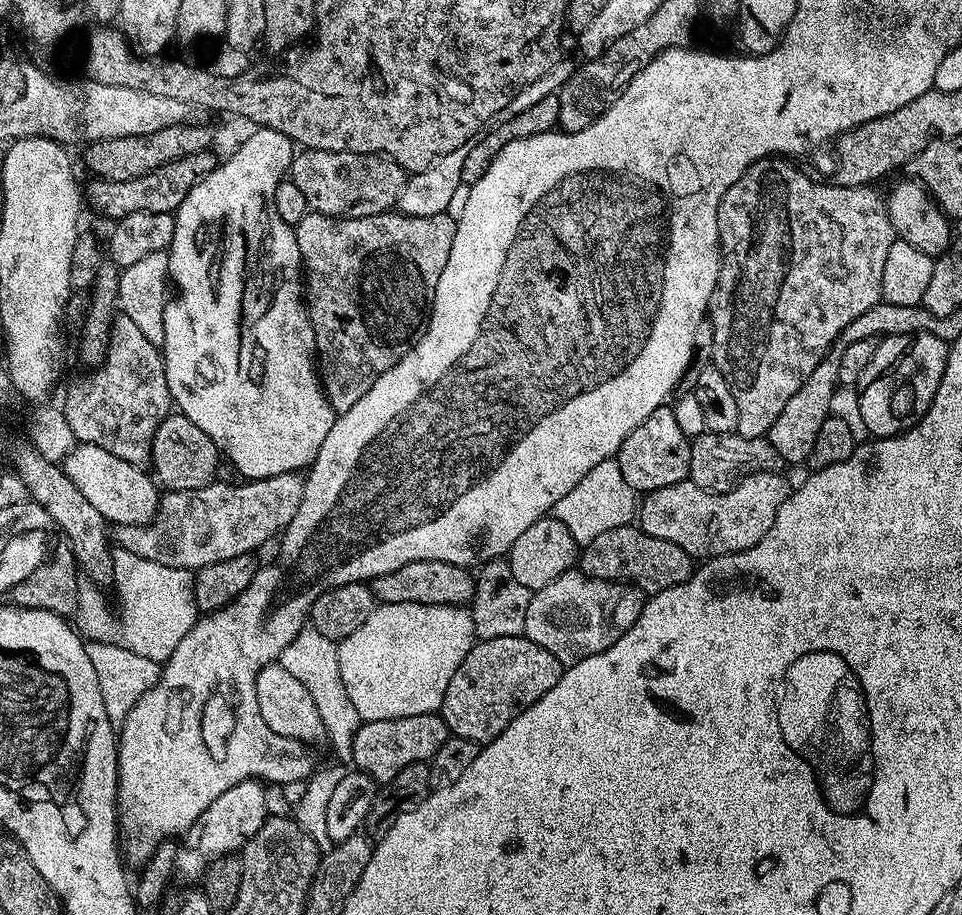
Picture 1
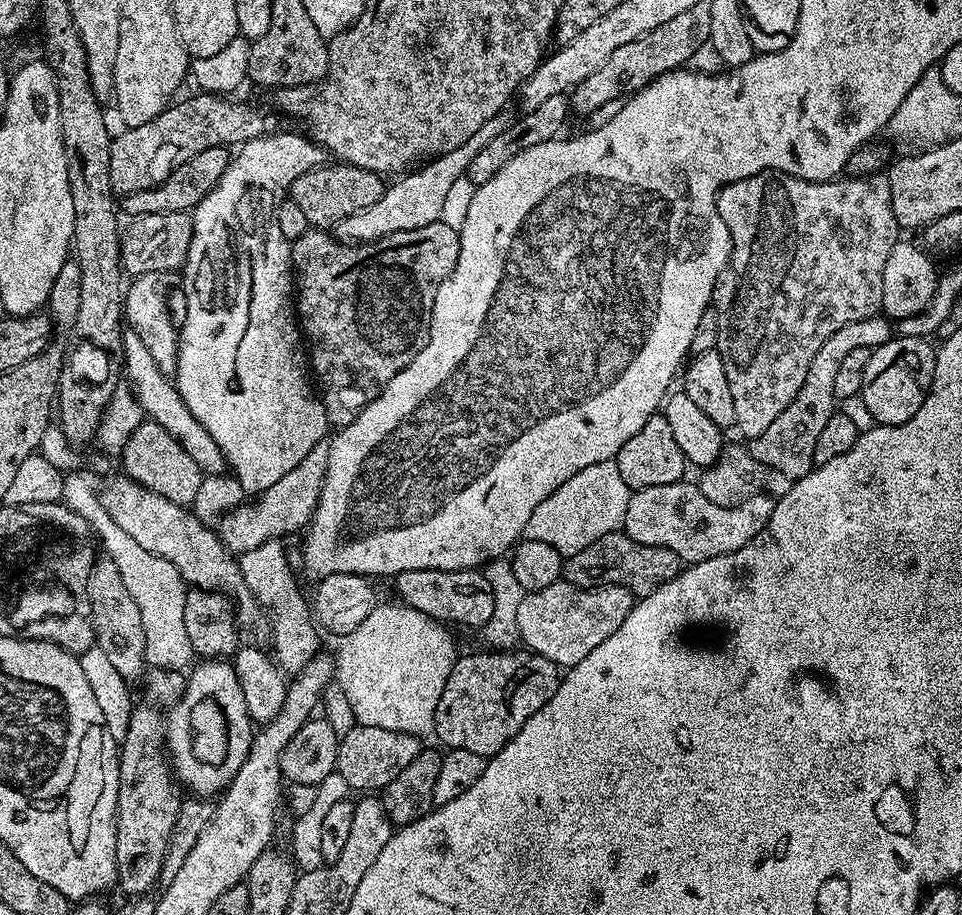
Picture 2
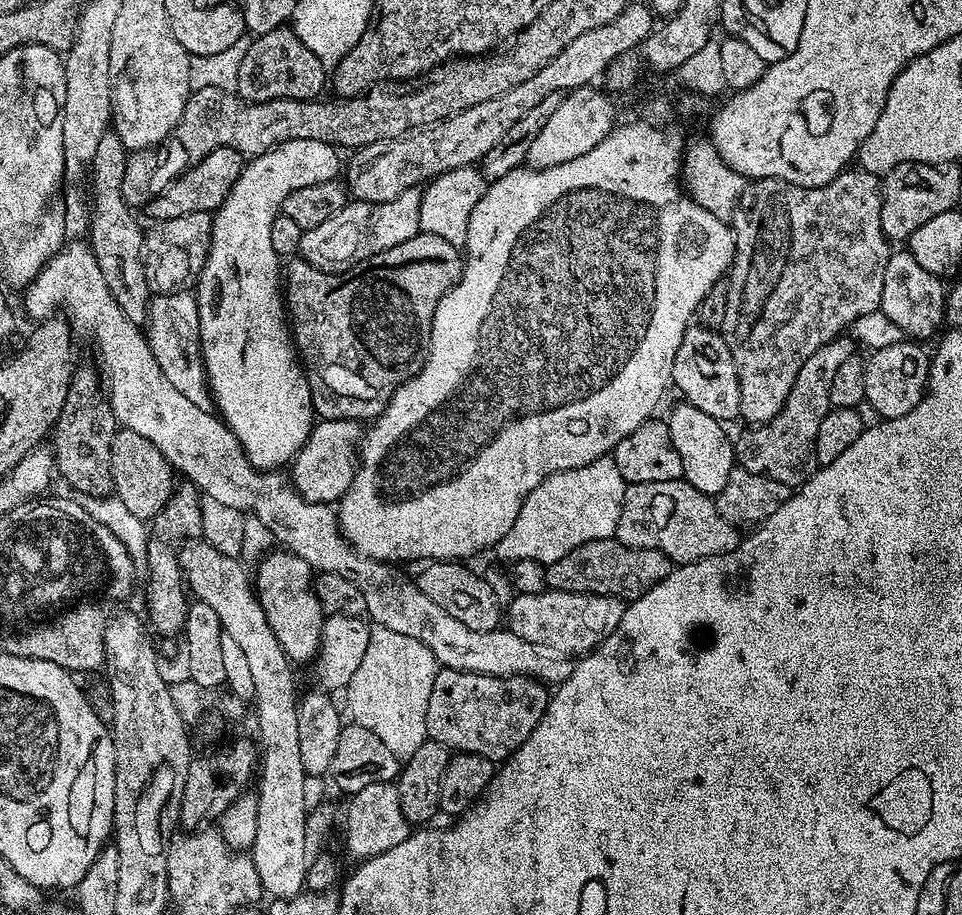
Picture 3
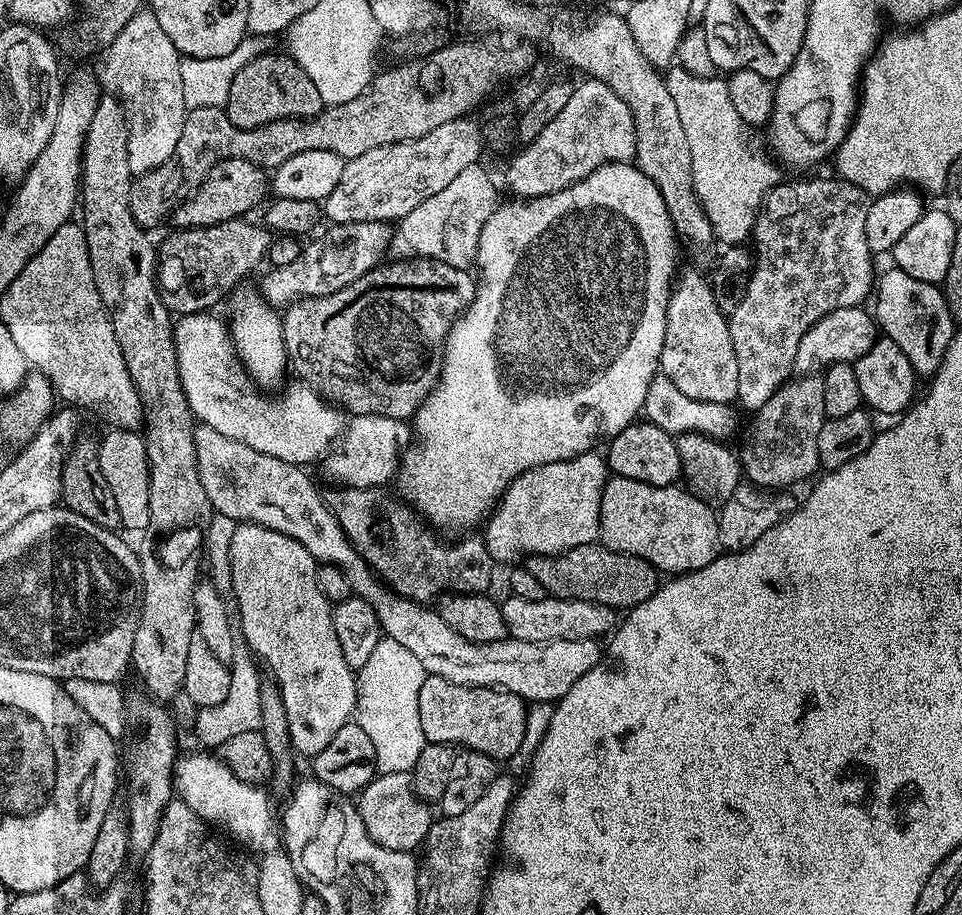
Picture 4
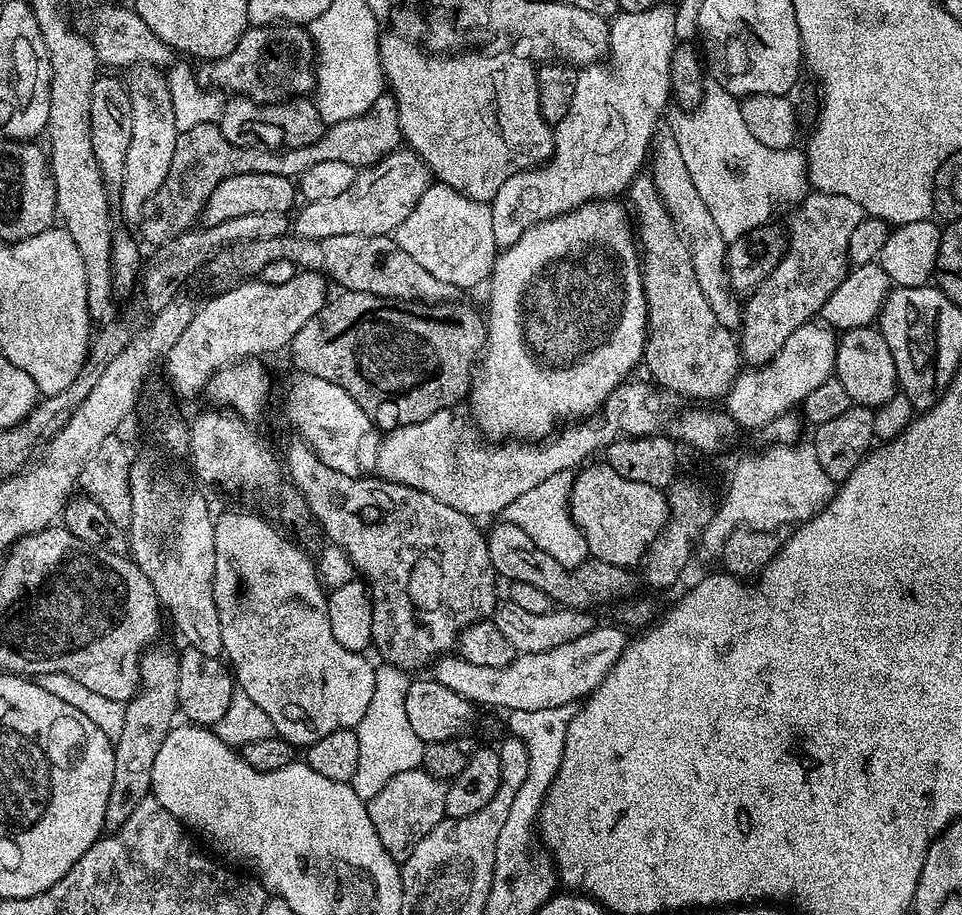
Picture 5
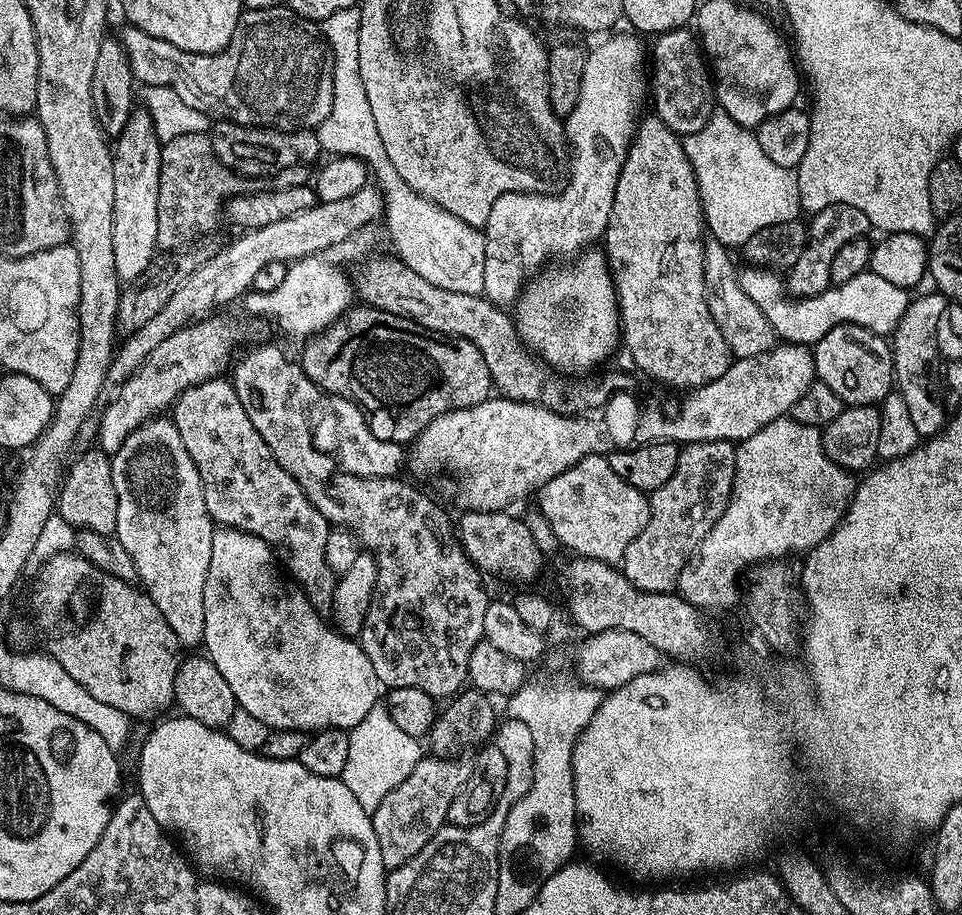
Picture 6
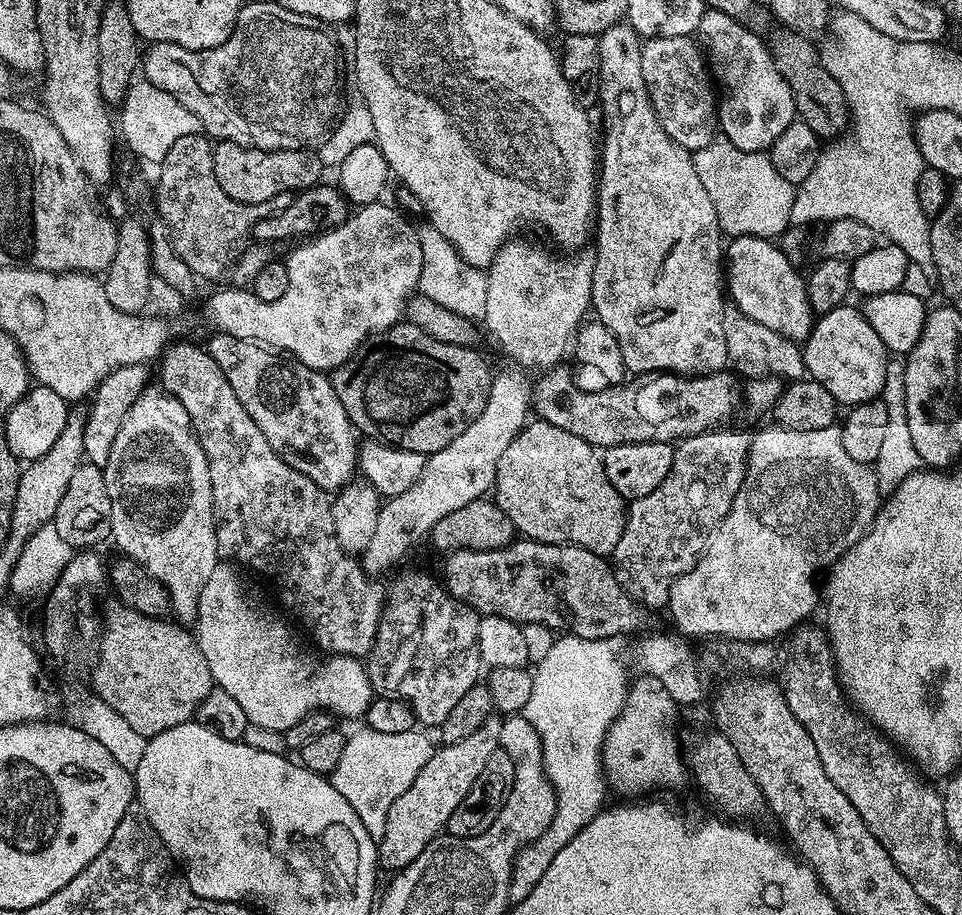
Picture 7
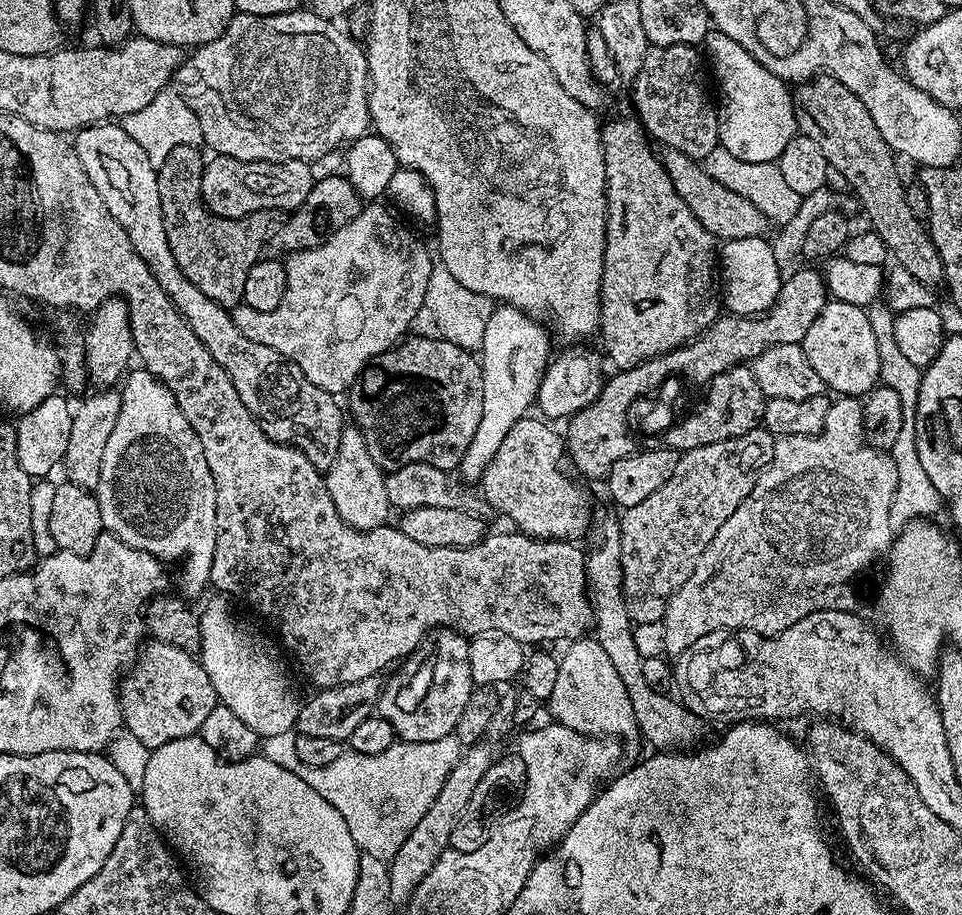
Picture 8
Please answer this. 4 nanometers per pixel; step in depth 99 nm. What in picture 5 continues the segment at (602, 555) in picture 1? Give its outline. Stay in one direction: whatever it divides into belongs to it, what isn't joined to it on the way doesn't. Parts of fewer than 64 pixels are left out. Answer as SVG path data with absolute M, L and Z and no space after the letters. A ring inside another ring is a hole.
M507 522L499 523L486 532L490 562L497 577L505 581L527 582L528 585L542 590L542 594L546 594L549 601L577 610L596 610L599 604L608 604L611 600L624 602L637 595L638 576L637 573L635 576L632 568L614 566L610 562L588 558L577 568L566 569L545 551L540 550L520 527Z

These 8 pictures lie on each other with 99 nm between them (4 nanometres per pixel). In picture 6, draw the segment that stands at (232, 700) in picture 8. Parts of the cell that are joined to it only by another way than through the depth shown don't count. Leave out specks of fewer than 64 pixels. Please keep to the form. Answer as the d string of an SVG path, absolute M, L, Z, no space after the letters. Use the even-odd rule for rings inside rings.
M220 526L213 531L210 570L206 576L204 601L206 602L206 630L204 631L203 651L212 664L218 666L222 678L226 678L226 682L230 685L230 690L234 690L234 698L238 708L252 714L254 718L258 718L272 730L281 728L282 730L298 730L309 734L321 732L324 728L350 730L354 726L358 726L358 722L362 722L362 718L366 718L366 714L370 714L370 710L374 710L374 706L381 699L382 685L380 679L378 674L374 674L374 666L370 666L370 658L366 658L366 654L360 648L359 643L353 637L341 634L331 623L328 625L324 621L325 617L317 612L314 605L308 601L306 594L300 589L300 585L289 579L282 571L274 549L266 542L262 542L262 538L237 528Z

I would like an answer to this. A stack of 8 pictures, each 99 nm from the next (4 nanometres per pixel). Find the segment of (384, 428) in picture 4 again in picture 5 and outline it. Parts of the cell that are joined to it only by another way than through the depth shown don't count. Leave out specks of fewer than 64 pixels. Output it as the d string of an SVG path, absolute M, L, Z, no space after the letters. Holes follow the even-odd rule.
M444 409L422 422L385 431L374 453L375 475L403 488L422 490L459 513L481 518L503 513L508 504L548 476L583 465L595 450L603 451L610 444L608 424L602 424L600 413L567 423L545 441L504 440L492 445L478 441L479 431L452 415L451 409Z

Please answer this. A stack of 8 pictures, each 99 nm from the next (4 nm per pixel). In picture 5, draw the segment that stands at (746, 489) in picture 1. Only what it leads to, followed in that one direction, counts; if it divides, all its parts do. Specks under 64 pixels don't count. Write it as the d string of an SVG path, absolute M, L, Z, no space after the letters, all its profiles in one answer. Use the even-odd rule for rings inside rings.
M606 462L594 463L581 467L575 473L569 494L569 513L586 540L591 559L632 568L643 561L644 554L654 542L654 538L658 538L658 534L667 526L668 497L661 489L646 486L646 482L630 482L630 478L622 478L622 474L618 474L618 470L614 470Z

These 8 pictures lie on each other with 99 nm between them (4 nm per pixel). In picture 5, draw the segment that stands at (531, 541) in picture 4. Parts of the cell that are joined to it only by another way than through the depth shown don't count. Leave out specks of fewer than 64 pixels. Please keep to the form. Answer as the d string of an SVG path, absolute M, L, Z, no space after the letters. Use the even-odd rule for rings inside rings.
M571 469L556 472L508 504L502 513L507 523L520 527L540 550L566 569L577 568L589 557L586 540L569 513L569 494L574 480Z

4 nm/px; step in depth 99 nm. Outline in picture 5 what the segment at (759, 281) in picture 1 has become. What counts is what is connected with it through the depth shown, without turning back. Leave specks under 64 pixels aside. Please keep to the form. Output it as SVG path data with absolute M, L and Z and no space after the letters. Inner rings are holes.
M813 191L791 209L792 217L786 223L788 249L778 266L774 266L771 274L758 287L753 288L743 301L742 315L738 329L738 347L743 363L748 366L768 364L778 354L786 338L804 323L819 317L827 299L843 282L850 271L848 263L848 247L850 234L854 234L854 226L866 219L858 202L850 202L850 198L838 194L826 194Z

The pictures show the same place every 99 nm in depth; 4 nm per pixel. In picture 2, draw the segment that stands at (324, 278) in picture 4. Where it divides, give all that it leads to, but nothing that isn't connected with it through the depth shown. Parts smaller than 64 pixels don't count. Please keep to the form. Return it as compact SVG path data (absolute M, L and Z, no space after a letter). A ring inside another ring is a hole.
M501 114L482 122L482 127L462 146L442 156L433 157L421 167L422 170L416 168L399 177L394 186L385 187L383 196L378 198L373 206L355 211L354 214L340 220L334 228L336 238L345 243L371 243L392 233L418 229L440 219L448 191L458 178L467 173L471 159L490 142L490 138L498 138L498 134L502 134L502 130L508 128L510 120L506 117L507 115Z

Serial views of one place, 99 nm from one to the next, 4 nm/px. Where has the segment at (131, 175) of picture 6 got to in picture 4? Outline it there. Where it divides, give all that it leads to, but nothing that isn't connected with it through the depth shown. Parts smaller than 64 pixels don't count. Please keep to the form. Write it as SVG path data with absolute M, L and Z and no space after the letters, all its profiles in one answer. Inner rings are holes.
M141 10L122 26L118 38L107 45L104 56L104 69L99 69L98 79L107 95L115 96L128 114L128 153L130 154L130 170L133 177L147 176L156 168L160 168L167 160L172 159L178 146L178 138L182 138L186 107L183 100L180 52L170 42L166 30L158 26L158 18L150 10Z

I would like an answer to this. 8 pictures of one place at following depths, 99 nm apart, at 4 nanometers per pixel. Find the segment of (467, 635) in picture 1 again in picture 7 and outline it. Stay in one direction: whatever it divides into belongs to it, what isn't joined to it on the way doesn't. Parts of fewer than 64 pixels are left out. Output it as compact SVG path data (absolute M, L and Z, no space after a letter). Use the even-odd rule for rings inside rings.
M361 727L361 732L349 735L346 750L342 750L342 759L336 769L330 773L332 784L354 806L354 814L362 818L362 826L379 842L388 825L390 806L418 778L418 774L428 765L434 751L434 743L428 736L419 736L419 731L390 734L379 733L370 727Z

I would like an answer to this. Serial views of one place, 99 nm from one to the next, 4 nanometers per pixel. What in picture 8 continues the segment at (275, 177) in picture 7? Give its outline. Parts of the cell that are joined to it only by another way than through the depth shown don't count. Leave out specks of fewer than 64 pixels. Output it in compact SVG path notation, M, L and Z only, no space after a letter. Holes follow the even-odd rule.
M213 155L211 159L204 165L200 197L204 199L205 206L213 216L221 216L227 220L237 220L258 210L274 210L287 214L293 208L302 206L302 202L306 202L306 194L310 194L314 183L311 163L306 160L280 160L275 164L274 162L246 162L238 158L218 155Z

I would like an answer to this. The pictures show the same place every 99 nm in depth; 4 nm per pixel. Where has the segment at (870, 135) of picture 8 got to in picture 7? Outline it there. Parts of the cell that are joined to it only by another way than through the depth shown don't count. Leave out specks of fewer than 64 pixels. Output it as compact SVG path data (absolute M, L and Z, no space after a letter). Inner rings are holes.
M776 26L772 40L770 39L770 51L776 59L782 78L786 78L790 86L797 117L804 120L806 126L810 126L810 130L814 130L817 136L836 138L849 127L848 103L842 94L842 86L838 86L836 79L828 73L821 53L816 53L815 46L804 36L807 35L803 31Z

